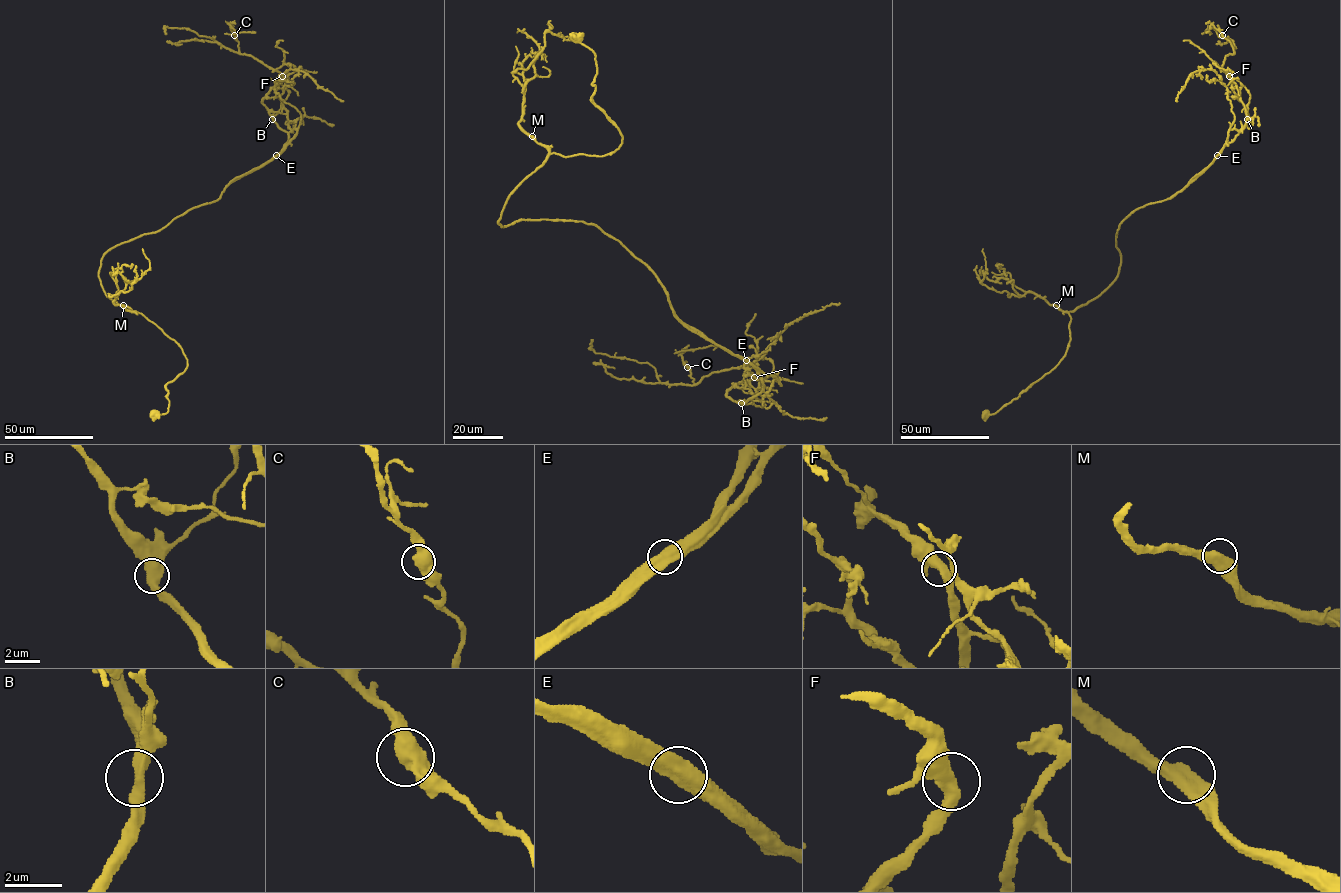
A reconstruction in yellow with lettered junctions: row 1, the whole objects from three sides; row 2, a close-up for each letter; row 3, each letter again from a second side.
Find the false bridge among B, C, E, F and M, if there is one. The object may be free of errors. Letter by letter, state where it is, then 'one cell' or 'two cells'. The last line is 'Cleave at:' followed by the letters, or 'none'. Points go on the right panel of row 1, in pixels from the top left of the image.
B: at (1247, 119); one cell
C: at (1222, 35); one cell
E: at (1217, 155); two cells
F: at (1229, 76); one cell
M: at (1056, 305); one cell
Cleave at: E

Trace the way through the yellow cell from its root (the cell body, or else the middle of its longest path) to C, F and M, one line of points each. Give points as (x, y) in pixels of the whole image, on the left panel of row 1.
C: (154, 413), (187, 359), (98, 272), (111, 248), (213, 202), (287, 143), (281, 75), (234, 35)
F: (154, 413), (168, 411), (165, 385), (187, 359), (106, 295), (101, 258), (281, 151), (291, 131), (282, 76)
M: (154, 413), (164, 414), (168, 411), (165, 385), (185, 370), (187, 359), (181, 348), (156, 325), (123, 305)

